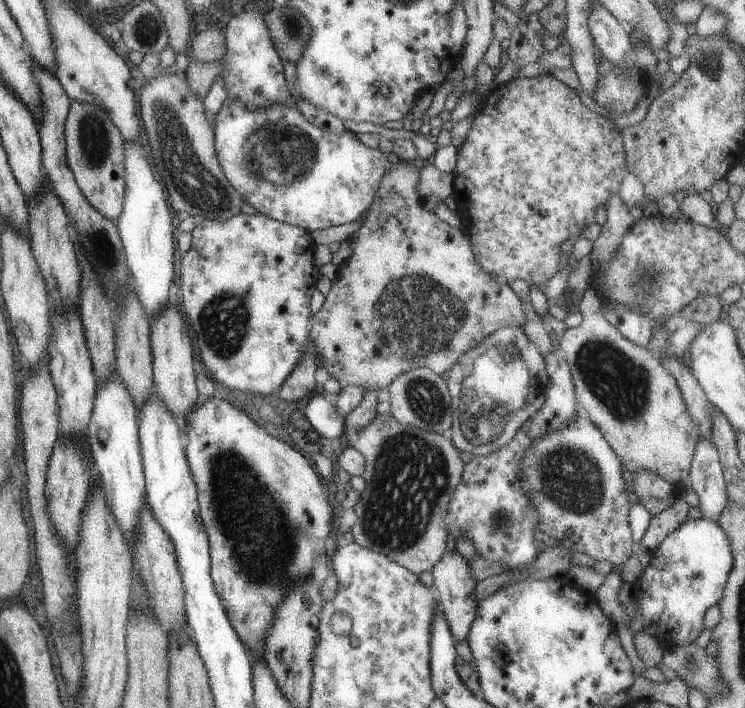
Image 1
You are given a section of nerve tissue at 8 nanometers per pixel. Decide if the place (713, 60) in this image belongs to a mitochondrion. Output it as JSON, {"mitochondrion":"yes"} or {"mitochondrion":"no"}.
{"mitochondrion":"yes"}

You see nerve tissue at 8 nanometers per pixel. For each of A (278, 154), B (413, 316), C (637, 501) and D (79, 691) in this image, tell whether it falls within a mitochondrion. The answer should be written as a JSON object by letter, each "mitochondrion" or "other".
{"A":"mitochondrion","B":"mitochondrion","C":"other","D":"other"}

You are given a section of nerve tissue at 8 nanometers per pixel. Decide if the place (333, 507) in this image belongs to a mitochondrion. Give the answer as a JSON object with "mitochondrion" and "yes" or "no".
{"mitochondrion":"no"}

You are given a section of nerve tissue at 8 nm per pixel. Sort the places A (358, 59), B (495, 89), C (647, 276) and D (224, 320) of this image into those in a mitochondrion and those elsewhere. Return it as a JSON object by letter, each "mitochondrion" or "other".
{"A":"other","B":"other","C":"mitochondrion","D":"mitochondrion"}

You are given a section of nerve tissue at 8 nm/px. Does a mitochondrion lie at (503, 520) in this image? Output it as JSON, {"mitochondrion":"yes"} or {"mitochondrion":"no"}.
{"mitochondrion":"yes"}

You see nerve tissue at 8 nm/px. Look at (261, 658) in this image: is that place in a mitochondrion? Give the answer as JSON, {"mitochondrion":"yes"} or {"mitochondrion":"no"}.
{"mitochondrion":"no"}

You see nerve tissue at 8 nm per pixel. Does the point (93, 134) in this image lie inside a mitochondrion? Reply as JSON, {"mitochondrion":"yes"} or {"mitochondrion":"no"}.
{"mitochondrion":"yes"}

